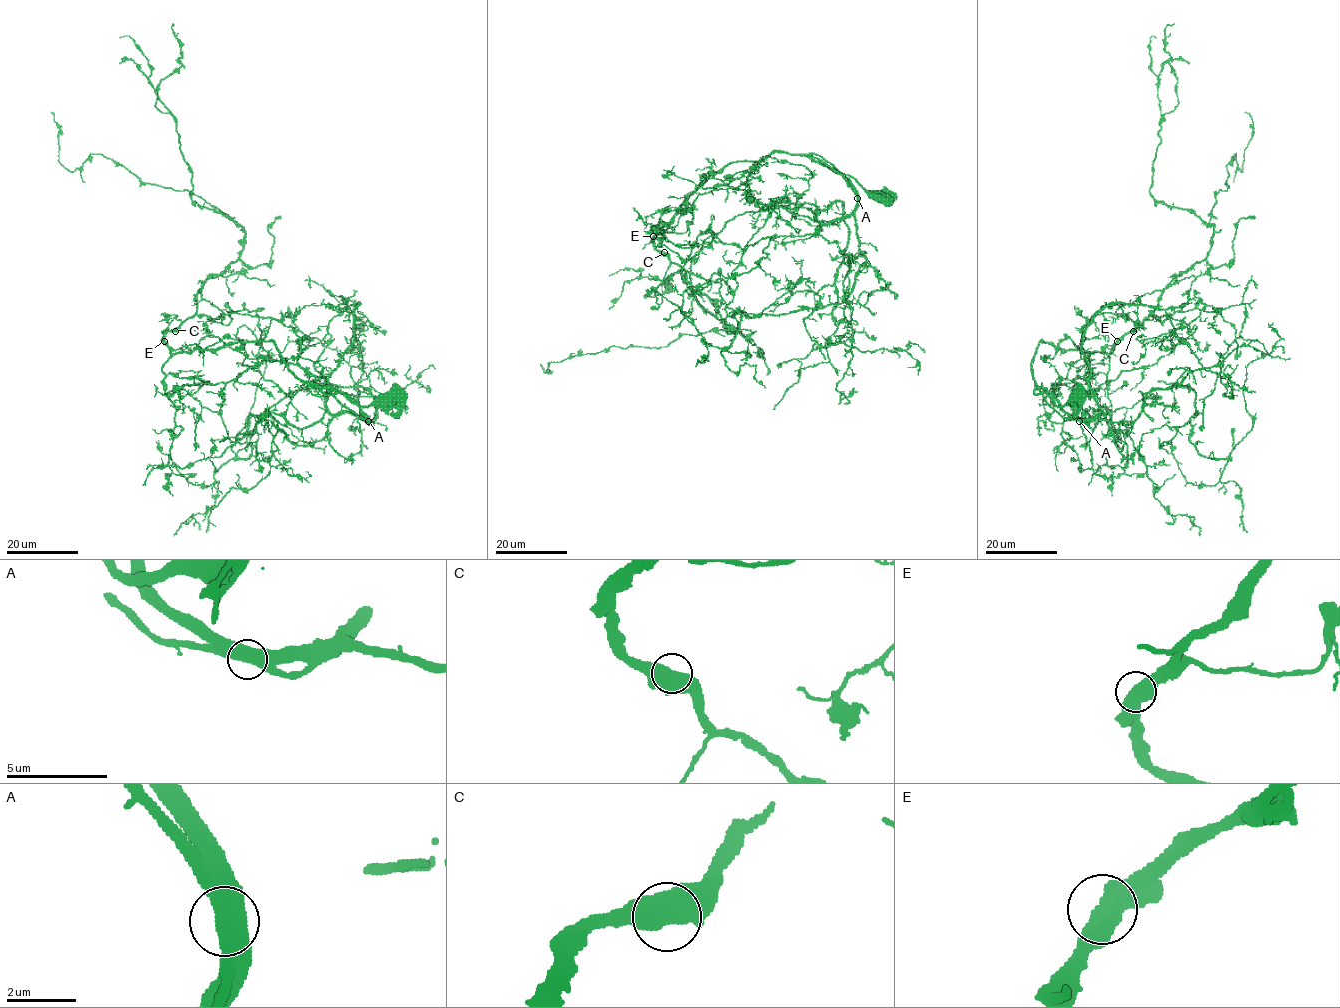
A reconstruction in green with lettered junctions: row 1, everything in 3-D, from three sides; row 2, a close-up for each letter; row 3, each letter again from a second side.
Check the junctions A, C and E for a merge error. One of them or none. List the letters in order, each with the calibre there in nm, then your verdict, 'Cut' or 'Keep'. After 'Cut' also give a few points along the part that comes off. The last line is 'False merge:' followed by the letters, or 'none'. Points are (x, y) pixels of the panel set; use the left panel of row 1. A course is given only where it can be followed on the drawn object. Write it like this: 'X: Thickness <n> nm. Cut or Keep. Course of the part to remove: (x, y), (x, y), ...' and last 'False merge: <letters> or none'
A: Thickness 600 nm. Keep
C: Thickness 600 nm. Keep
E: Thickness 600 nm. Keep
False merge: none

